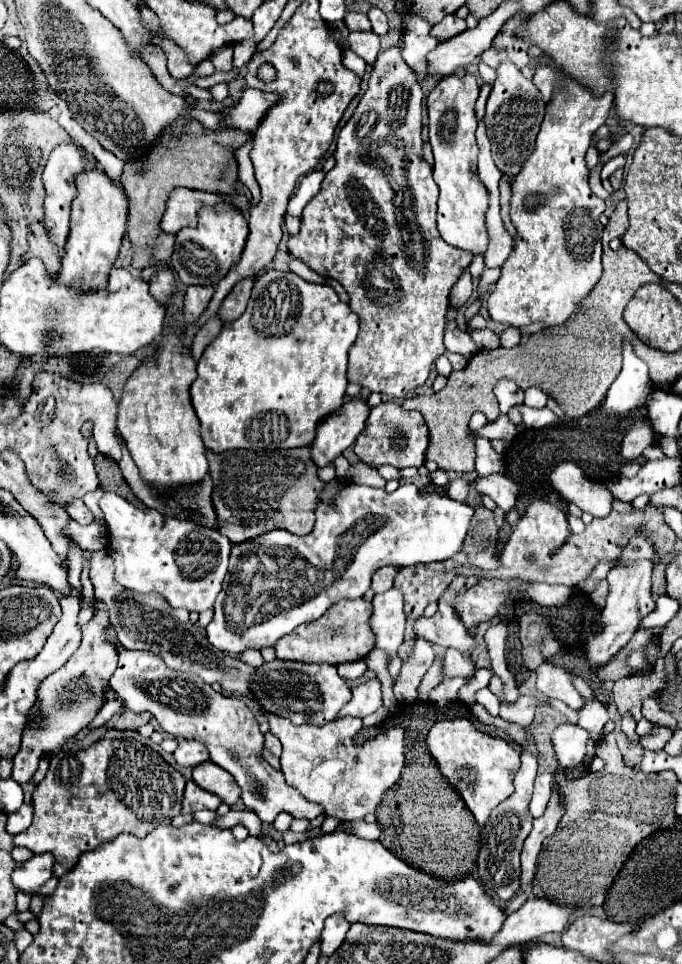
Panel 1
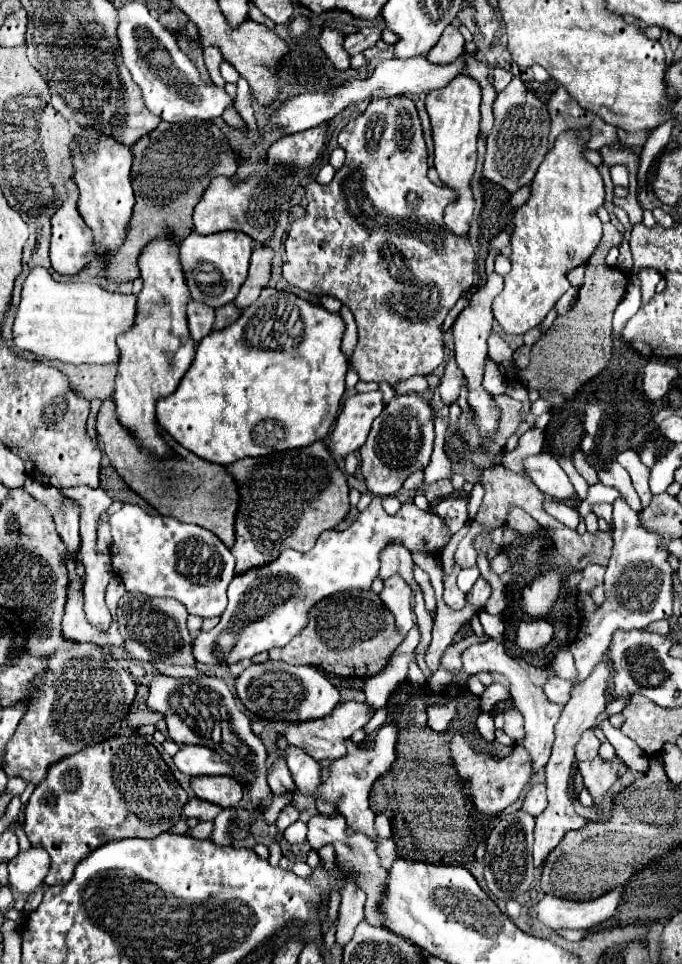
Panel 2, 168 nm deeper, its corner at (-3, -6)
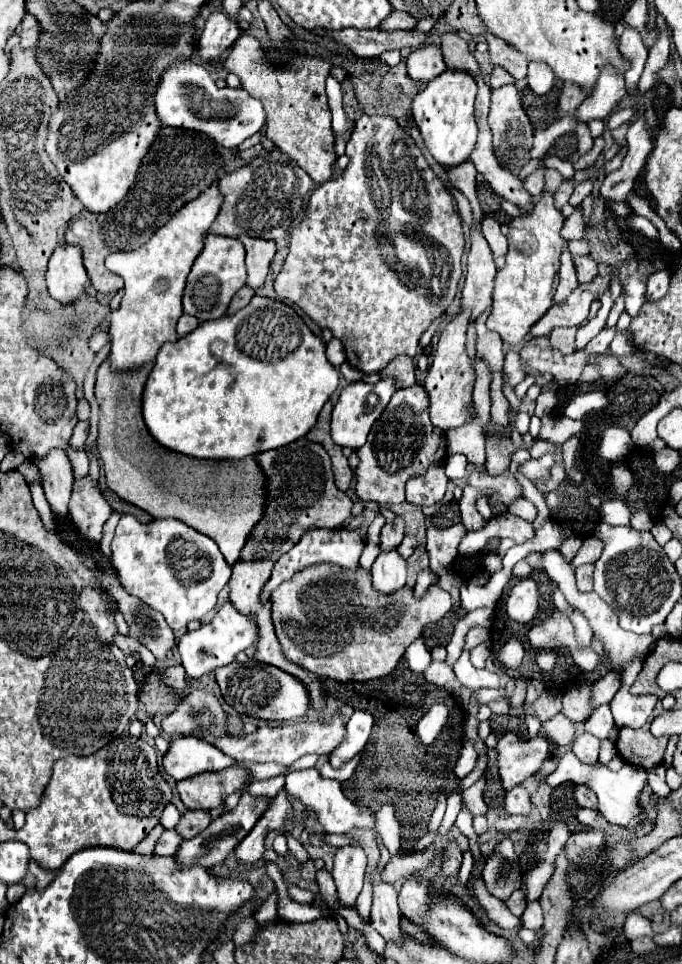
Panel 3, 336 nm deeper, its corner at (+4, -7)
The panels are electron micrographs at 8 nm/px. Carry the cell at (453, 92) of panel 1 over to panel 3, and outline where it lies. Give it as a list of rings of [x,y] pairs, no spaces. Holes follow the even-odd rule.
[[[445,70],[437,78],[429,80],[423,90],[413,98],[413,118],[419,126],[421,138],[441,166],[459,166],[469,160],[475,140],[477,140],[477,124],[473,116],[473,102],[477,94],[477,84],[471,74]]]

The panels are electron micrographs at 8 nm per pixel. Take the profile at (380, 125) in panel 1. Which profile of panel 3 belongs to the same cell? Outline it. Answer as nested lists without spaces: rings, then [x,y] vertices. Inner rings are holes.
[[[363,114],[355,122],[355,128],[353,128],[353,132],[351,132],[351,136],[347,140],[345,154],[349,156],[349,164],[347,164],[345,172],[339,178],[335,178],[335,180],[319,184],[311,192],[307,208],[305,208],[305,216],[299,222],[299,226],[293,228],[293,232],[289,236],[289,254],[285,258],[285,264],[283,264],[281,272],[275,278],[275,292],[277,292],[279,298],[295,302],[319,326],[331,328],[333,336],[343,342],[345,352],[347,352],[347,362],[353,368],[357,368],[363,374],[377,374],[397,356],[411,356],[411,358],[415,358],[421,334],[453,302],[455,292],[457,292],[457,284],[459,284],[459,278],[461,278],[461,272],[463,272],[461,270],[461,254],[463,254],[463,248],[465,248],[463,222],[461,222],[459,214],[455,212],[453,198],[447,192],[445,184],[429,168],[429,164],[423,158],[421,150],[415,146],[413,138],[397,124],[395,116],[389,116],[389,114],[385,114],[385,116],[381,116],[381,114],[371,114],[371,116]]]

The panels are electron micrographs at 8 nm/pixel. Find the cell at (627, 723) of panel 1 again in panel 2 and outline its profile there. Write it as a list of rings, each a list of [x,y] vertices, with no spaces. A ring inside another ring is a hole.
[[[600,757],[592,761],[578,761],[578,771],[584,779],[584,789],[590,793],[598,819],[606,815],[606,791],[616,779],[616,771],[624,771],[624,763],[616,757],[612,763],[602,763]]]

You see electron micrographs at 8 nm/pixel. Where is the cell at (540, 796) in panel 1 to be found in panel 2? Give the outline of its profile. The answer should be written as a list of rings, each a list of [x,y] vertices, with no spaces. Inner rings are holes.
[[[536,783],[536,785],[532,785],[528,789],[528,793],[526,793],[520,809],[536,817],[536,815],[542,813],[542,809],[546,805],[548,805],[548,801],[546,801],[546,787],[544,787],[544,783]]]

